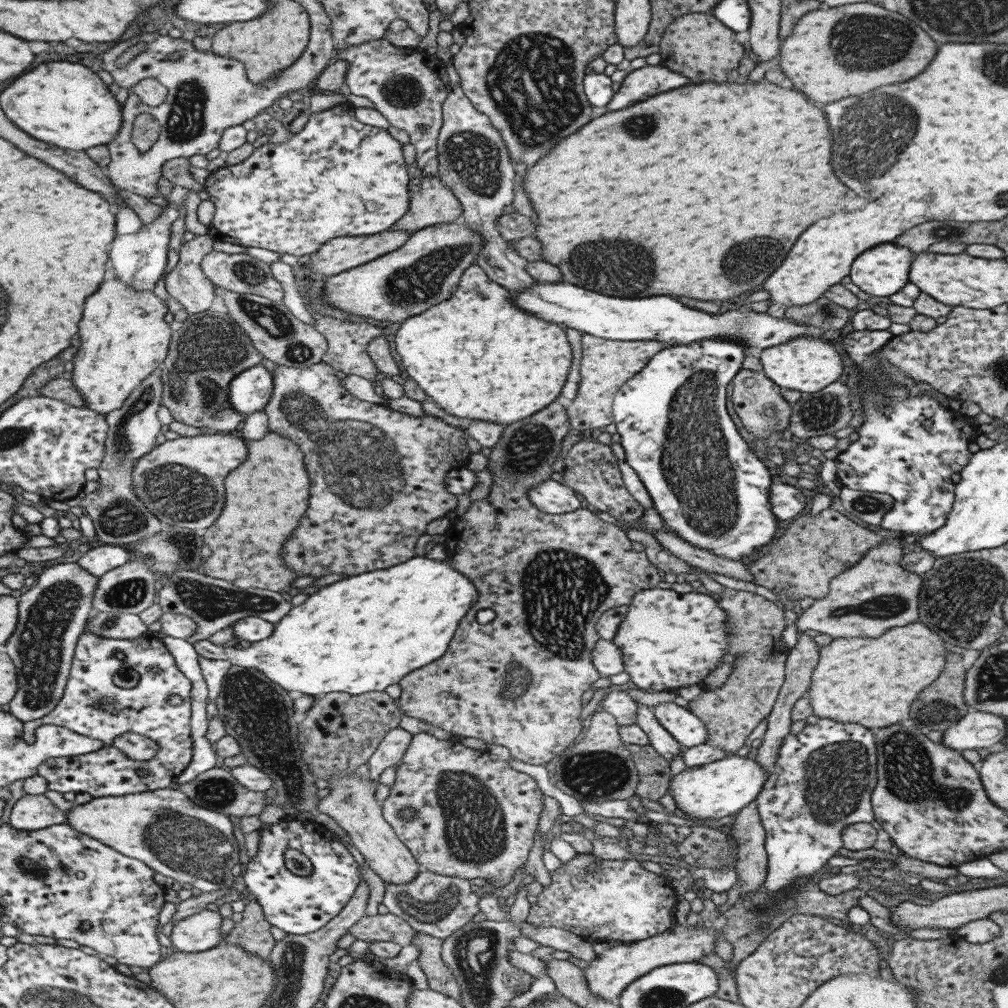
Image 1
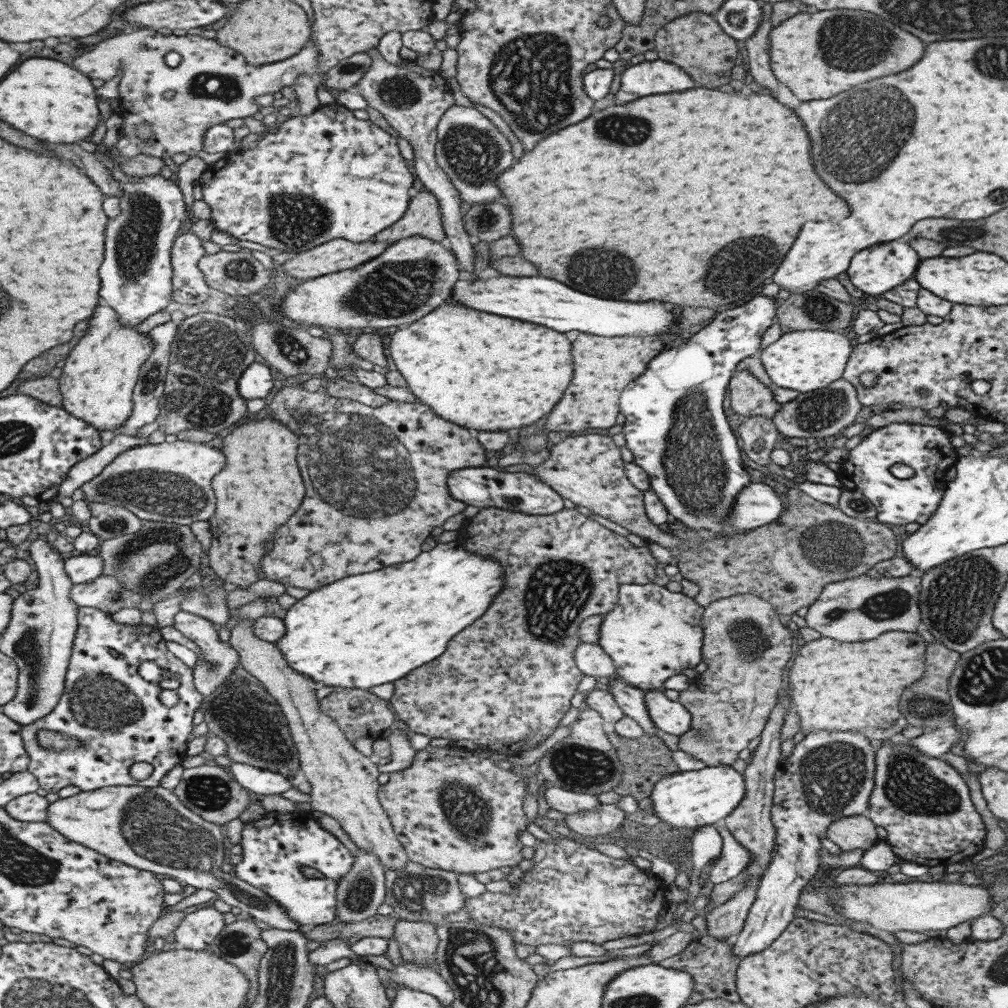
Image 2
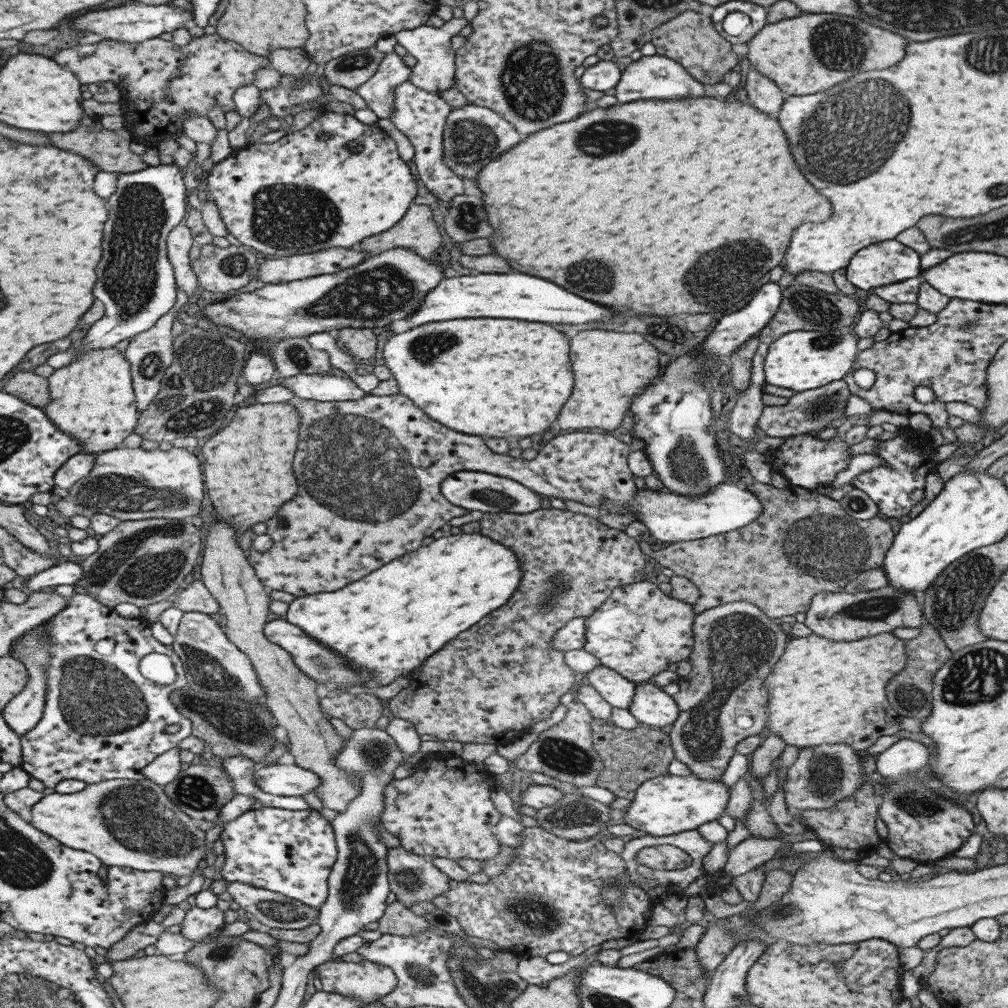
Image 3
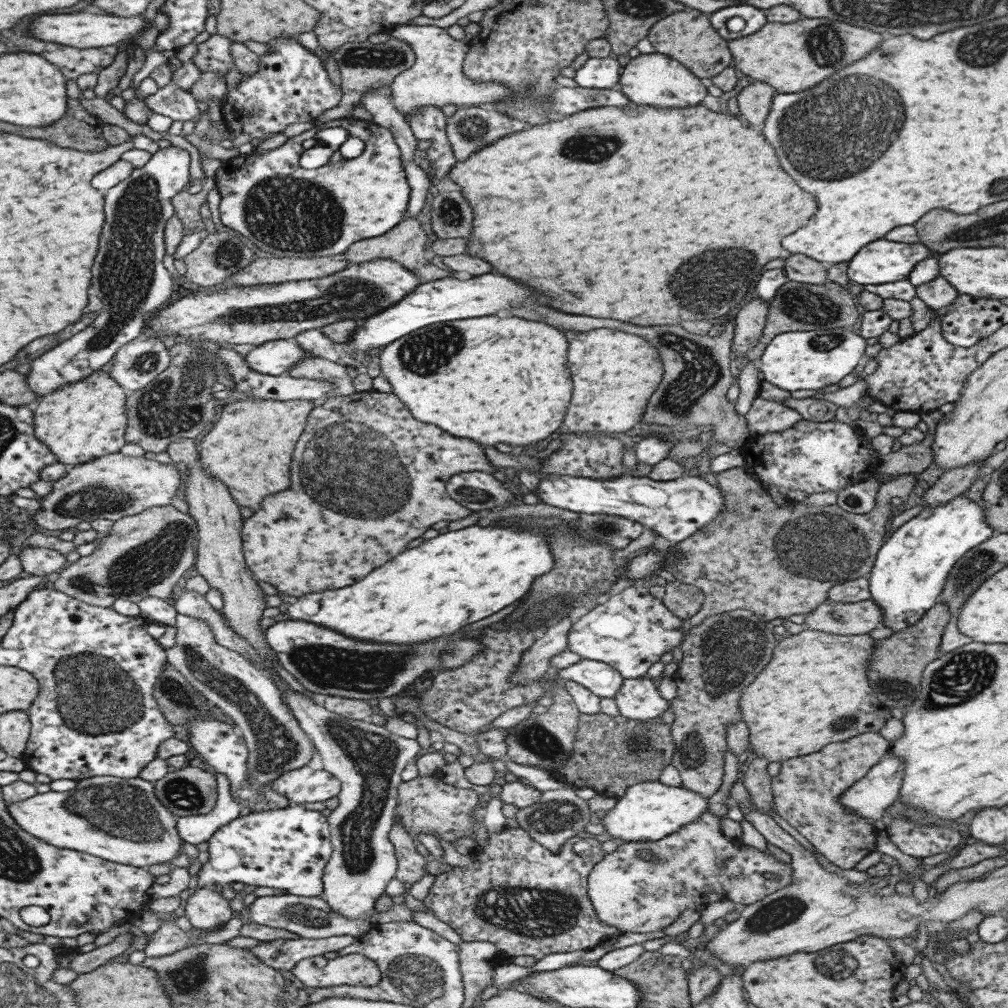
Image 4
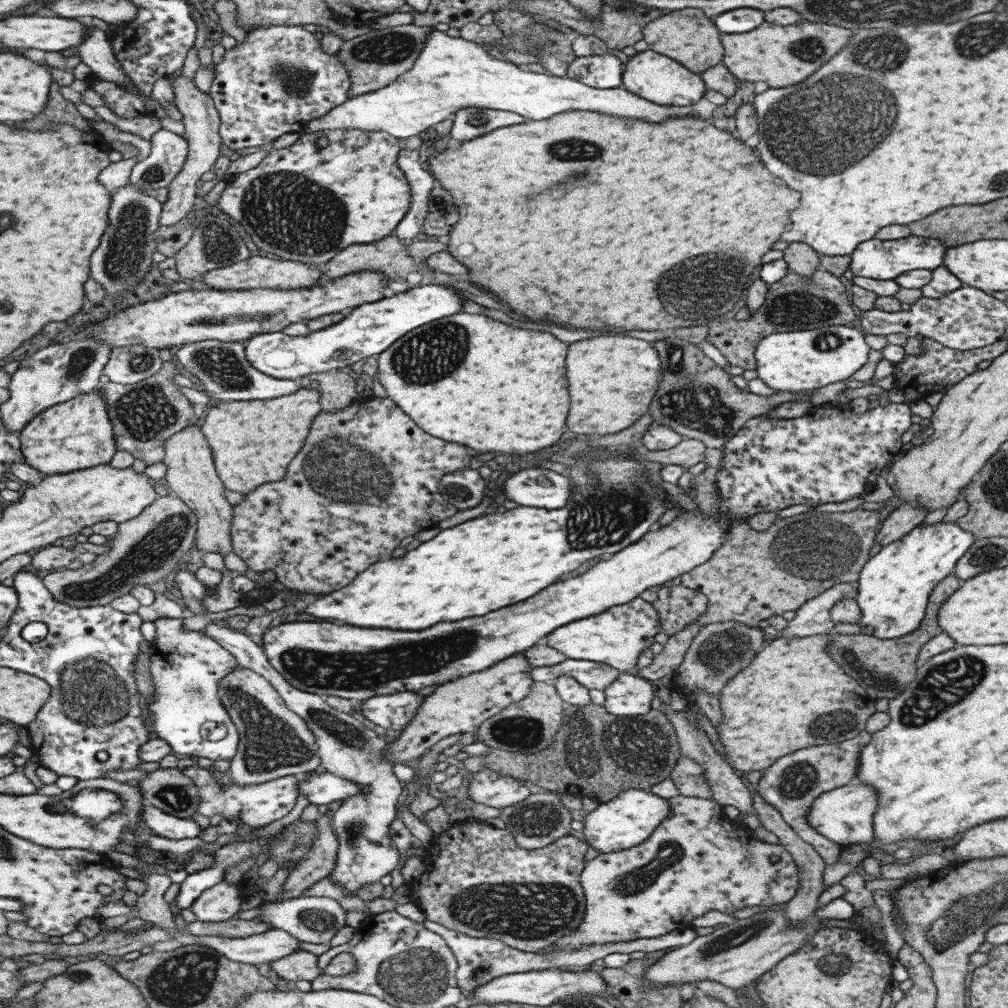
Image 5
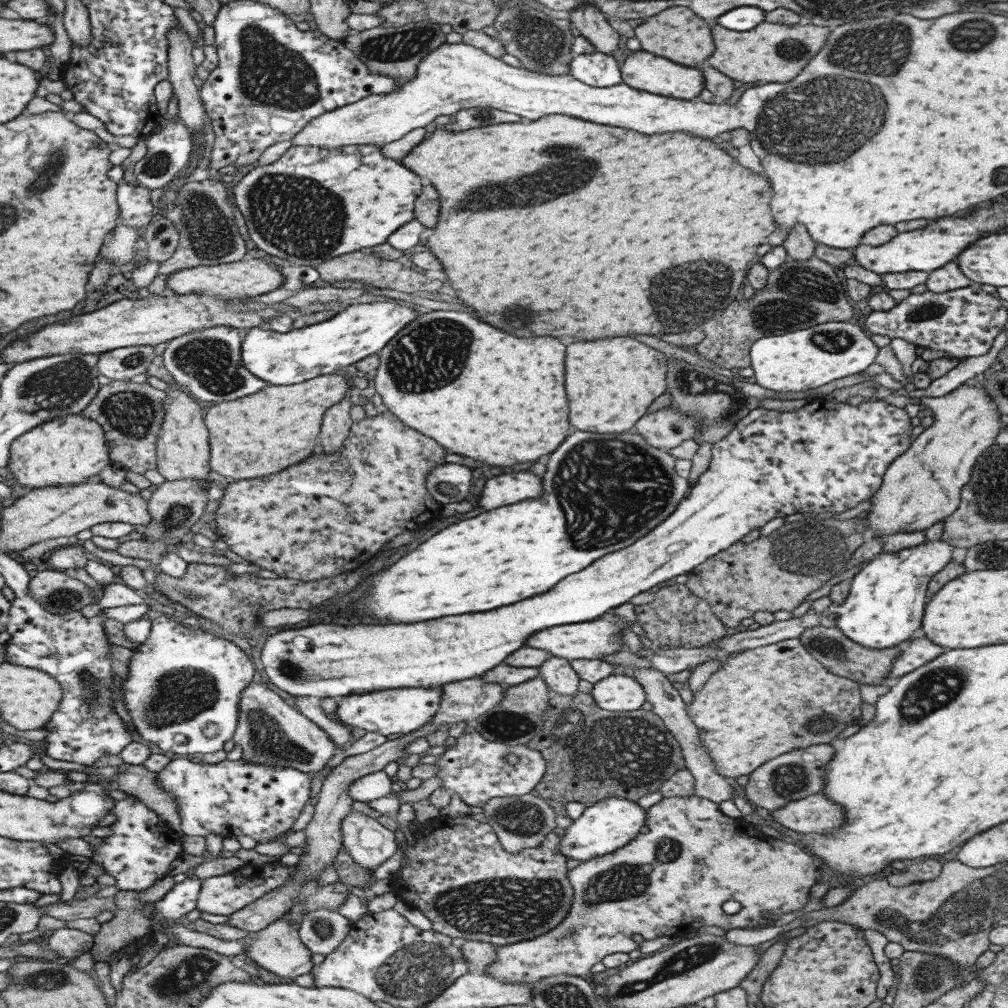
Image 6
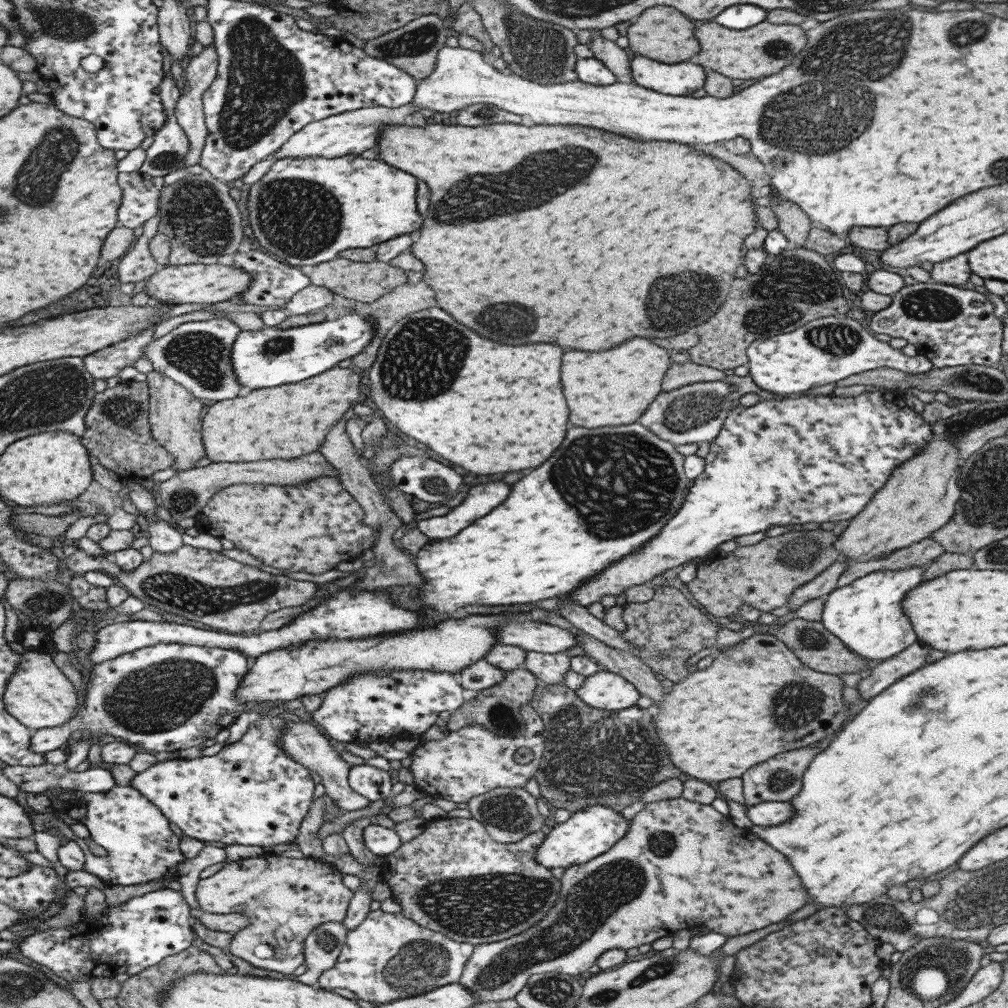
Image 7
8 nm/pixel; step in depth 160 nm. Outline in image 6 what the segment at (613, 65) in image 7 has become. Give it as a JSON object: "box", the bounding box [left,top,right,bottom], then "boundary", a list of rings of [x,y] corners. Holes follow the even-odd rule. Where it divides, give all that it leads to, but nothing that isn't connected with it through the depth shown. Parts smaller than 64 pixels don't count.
{"box":[568,6,620,55],"boundary":[[[578,6],[569,12],[568,22],[597,52],[609,55],[620,47],[620,36],[610,27],[604,14],[596,8]]]}

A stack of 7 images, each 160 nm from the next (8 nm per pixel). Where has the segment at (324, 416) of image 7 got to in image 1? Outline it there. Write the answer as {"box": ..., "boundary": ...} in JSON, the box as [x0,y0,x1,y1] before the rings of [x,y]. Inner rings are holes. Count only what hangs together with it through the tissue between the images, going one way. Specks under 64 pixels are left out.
{"box":[198,431,310,594],"boundary":[[[267,431],[261,440],[244,442],[247,458],[225,476],[225,504],[217,518],[201,532],[202,542],[209,547],[211,556],[203,559],[198,570],[205,576],[226,580],[239,588],[261,588],[285,594],[290,588],[289,583],[297,576],[296,572],[282,564],[281,544],[297,526],[301,514],[307,508],[310,481],[304,468],[302,453],[291,440]]]}

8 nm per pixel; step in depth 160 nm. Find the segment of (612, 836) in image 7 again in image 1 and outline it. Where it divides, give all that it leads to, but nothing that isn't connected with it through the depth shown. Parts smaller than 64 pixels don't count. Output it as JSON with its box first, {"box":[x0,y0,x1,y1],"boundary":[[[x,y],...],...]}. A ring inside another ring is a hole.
{"box":[668,754,767,822],"boundary":[[[735,754],[709,764],[686,767],[670,777],[668,789],[675,806],[685,818],[702,822],[707,818],[719,819],[733,815],[749,804],[760,793],[767,775],[754,761],[752,754],[743,757]]]}

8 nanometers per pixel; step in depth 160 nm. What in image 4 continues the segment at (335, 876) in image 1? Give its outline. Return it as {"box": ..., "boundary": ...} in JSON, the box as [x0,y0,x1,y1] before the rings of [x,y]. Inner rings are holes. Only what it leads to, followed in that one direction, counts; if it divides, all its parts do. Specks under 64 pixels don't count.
{"box":[197,804,332,898],"boundary":[[[292,804],[275,810],[250,812],[217,828],[206,843],[208,859],[197,873],[197,889],[241,882],[283,890],[296,898],[320,897],[323,892],[322,870],[332,848],[328,822],[319,811]]]}

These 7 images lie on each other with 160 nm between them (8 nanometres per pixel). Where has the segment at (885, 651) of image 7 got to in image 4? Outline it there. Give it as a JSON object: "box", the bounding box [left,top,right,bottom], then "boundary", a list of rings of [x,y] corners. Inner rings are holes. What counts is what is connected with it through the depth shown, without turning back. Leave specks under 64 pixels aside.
{"box":[866,493,995,632],"boundary":[[[963,493],[935,508],[925,507],[890,534],[866,576],[870,599],[880,608],[883,626],[893,632],[903,630],[938,602],[947,575],[957,560],[995,534],[984,521],[985,513],[980,500],[970,500]]]}

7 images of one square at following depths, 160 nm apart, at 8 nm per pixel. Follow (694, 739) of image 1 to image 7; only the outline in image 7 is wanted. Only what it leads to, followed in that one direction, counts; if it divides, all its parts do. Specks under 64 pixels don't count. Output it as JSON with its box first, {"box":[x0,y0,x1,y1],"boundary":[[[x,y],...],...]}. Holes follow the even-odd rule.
{"box":[574,668,640,711],"boundary":[[[603,668],[584,677],[583,684],[574,693],[587,706],[609,711],[634,706],[640,696],[628,680]]]}

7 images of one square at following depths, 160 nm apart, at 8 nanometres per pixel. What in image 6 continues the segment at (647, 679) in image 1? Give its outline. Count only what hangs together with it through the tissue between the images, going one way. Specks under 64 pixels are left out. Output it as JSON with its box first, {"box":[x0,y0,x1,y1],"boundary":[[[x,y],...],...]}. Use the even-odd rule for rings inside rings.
{"box":[524,602,636,661],"boundary":[[[623,602],[623,604],[619,604],[619,606],[613,608],[608,615],[591,621],[562,624],[535,631],[524,640],[524,645],[536,648],[537,650],[543,650],[568,661],[577,659],[602,660],[602,656],[617,653],[619,649],[625,647],[621,641],[619,628],[628,628],[628,622],[636,622],[634,606],[629,602]]]}

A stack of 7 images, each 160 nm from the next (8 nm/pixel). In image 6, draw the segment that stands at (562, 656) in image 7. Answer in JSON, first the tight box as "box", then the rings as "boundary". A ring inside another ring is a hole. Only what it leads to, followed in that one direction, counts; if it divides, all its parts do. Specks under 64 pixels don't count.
{"box":[536,655,579,695],"boundary":[[[551,655],[536,666],[536,669],[549,692],[560,695],[574,695],[579,692],[579,678],[568,660]]]}

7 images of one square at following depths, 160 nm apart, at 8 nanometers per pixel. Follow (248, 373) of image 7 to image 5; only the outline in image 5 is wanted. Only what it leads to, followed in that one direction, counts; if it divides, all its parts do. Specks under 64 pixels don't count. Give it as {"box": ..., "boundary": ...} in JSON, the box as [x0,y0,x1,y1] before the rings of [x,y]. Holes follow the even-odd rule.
{"box":[244,285,462,380],"boundary":[[[443,285],[409,286],[403,293],[389,294],[381,300],[360,304],[336,322],[303,336],[287,336],[282,330],[249,337],[244,345],[244,357],[259,372],[279,380],[298,380],[307,374],[319,374],[350,366],[371,354],[383,352],[400,336],[414,328],[462,311],[461,300],[455,291]]]}

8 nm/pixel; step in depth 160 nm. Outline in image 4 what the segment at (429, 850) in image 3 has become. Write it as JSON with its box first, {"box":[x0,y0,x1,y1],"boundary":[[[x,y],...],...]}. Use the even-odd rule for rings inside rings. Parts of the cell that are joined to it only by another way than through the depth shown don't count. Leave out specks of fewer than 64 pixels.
{"box":[394,775,483,842],"boundary":[[[442,775],[417,776],[409,781],[400,781],[397,787],[397,806],[395,807],[394,822],[403,826],[404,831],[411,836],[423,833],[441,837],[447,842],[471,835],[473,808],[483,805],[483,798],[471,789],[459,789],[443,783]]]}

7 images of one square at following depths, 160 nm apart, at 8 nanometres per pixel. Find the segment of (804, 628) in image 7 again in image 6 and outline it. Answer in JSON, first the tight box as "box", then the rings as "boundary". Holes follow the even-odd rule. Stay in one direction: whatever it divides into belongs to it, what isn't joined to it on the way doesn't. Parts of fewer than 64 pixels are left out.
{"box":[798,625,901,686],"boundary":[[[815,625],[803,631],[798,639],[808,653],[829,672],[845,678],[851,677],[857,681],[857,684],[869,684],[869,686],[883,683],[883,680],[888,676],[888,670],[892,665],[893,659],[901,650],[900,646],[890,646],[889,648],[861,646],[843,636],[836,626],[827,628]]]}

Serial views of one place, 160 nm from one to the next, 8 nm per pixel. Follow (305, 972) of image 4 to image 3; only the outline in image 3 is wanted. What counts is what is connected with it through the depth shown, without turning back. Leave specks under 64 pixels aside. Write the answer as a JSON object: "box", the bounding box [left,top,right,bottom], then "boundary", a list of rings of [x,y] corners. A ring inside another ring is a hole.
{"box":[312,960,395,1006],"boundary":[[[367,960],[361,962],[323,962],[312,970],[315,977],[321,982],[321,990],[323,992],[337,993],[344,997],[353,997],[362,1002],[362,1006],[379,1000],[385,996],[395,986],[395,974],[386,967],[373,964]]]}

